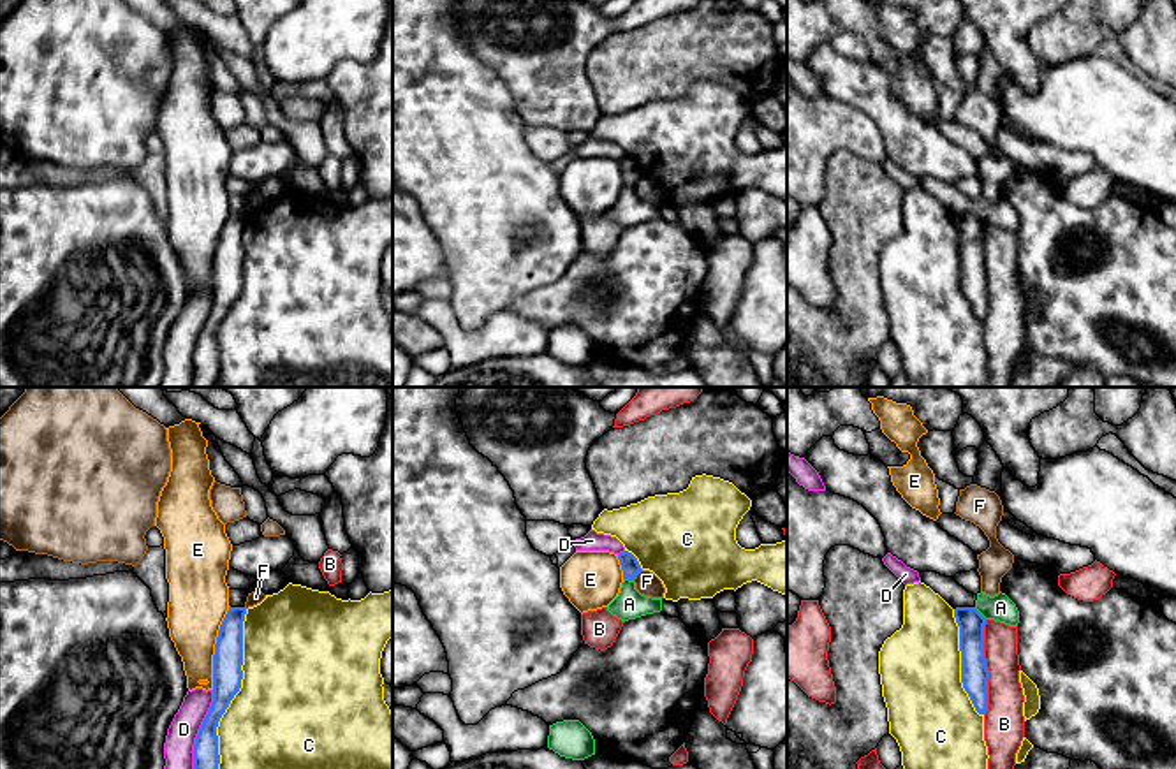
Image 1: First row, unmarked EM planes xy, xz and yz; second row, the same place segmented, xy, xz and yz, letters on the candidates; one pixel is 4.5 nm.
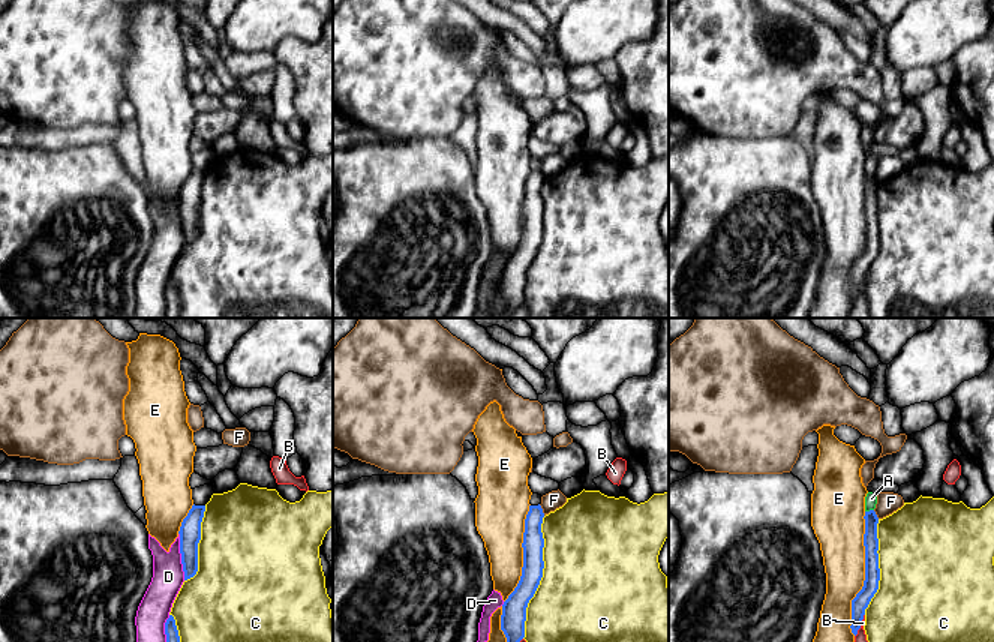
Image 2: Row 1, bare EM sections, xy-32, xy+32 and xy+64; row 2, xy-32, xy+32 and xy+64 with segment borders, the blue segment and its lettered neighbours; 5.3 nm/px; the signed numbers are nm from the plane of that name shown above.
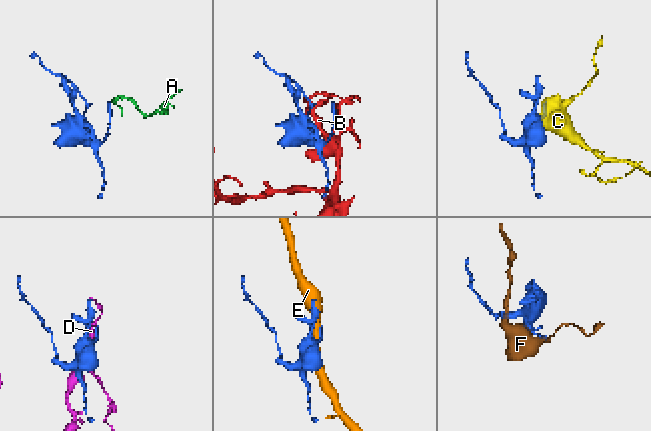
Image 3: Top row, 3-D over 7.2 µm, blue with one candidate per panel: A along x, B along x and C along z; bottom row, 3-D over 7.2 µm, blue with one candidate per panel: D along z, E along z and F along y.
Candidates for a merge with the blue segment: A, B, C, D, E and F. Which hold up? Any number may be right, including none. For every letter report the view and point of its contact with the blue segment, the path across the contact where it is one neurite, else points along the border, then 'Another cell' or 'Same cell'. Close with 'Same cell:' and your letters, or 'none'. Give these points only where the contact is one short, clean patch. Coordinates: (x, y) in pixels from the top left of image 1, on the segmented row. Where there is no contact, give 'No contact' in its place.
A: Touches blue at yz (979, 613). Boundary: yz (974, 607), (986, 618). Another cell
B: Touches blue at yz (986, 667). Another cell
C: Touches blue at xy (240, 687). Another cell
D: Touches blue at xy (199, 729). Another cell
E: Touches blue at xy (215, 648). Another cell
F: Touches blue at xz (638, 572). Boundary: xz (641, 569), (632, 579). Another cell
Same cell: none

